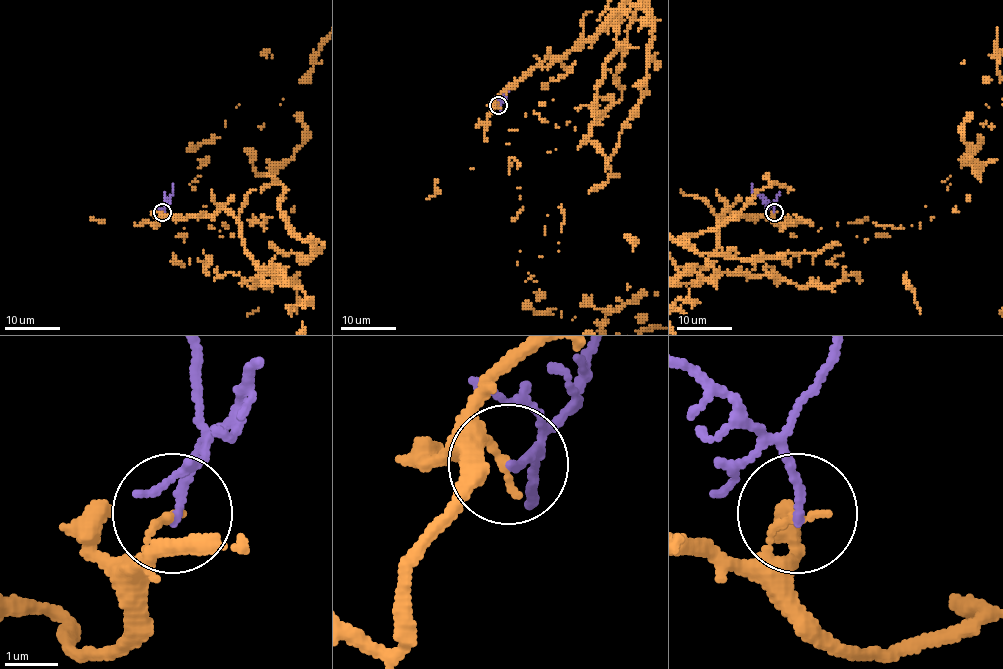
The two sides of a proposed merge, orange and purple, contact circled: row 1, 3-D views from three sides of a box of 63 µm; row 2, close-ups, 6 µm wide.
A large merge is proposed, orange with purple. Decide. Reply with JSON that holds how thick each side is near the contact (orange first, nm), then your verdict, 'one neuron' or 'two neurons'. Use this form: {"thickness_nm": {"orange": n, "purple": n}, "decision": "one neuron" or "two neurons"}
{"thickness_nm": {"orange": 150, "purple": 150}, "decision": "two neurons"}

